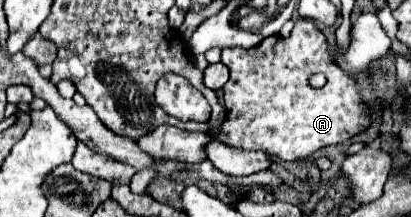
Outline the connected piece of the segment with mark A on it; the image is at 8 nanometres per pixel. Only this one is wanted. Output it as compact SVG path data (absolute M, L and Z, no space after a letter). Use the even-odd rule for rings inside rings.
M298 19L290 37L266 37L258 47L252 49L224 49L222 63L230 69L230 79L224 85L224 103L226 103L226 121L222 127L216 127L218 139L232 147L240 147L246 151L266 151L270 155L280 157L282 161L298 161L322 147L338 145L364 127L368 127L368 109L364 107L354 79L346 75L336 63L328 59L326 39L322 33L316 33L316 25L310 19ZM314 73L326 75L326 85L322 89L314 89L308 79Z

